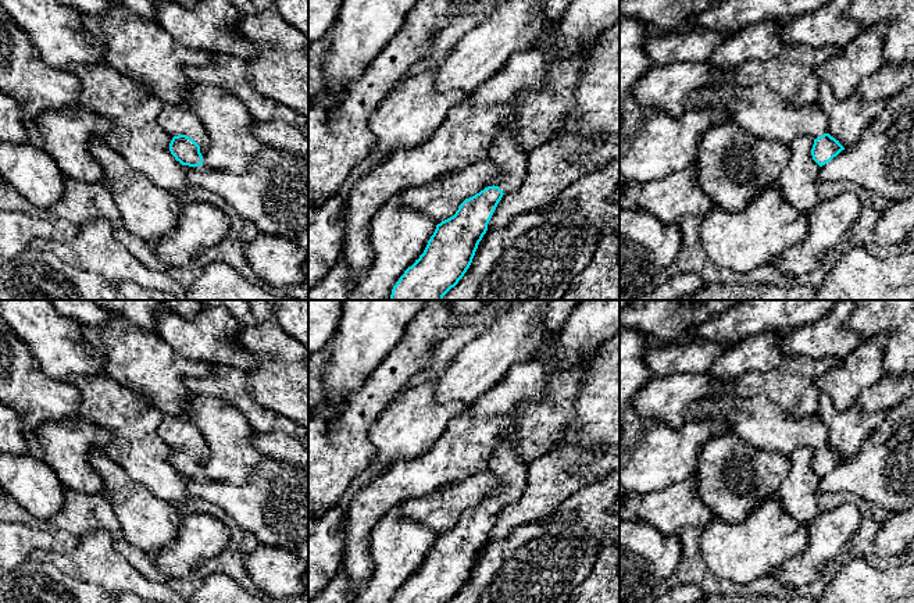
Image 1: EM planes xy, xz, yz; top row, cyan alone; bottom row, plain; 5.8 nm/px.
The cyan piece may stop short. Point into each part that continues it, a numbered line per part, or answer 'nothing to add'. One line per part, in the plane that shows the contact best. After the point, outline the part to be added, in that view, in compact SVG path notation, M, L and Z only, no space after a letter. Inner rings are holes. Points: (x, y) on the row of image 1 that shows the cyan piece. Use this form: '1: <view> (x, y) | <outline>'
1: xy (175, 120) | M172 103L163 104L158 124L172 138L186 135L200 147L208 146L208 135L206 133L203 124L188 106Z

